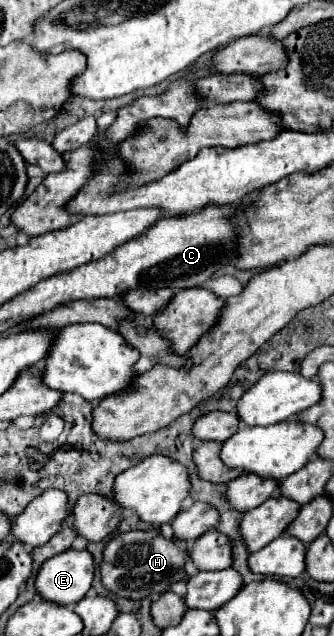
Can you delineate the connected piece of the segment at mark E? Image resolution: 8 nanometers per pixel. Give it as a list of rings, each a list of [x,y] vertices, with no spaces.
[[[68,548],[48,558],[38,576],[36,590],[44,600],[74,606],[86,596],[94,580],[94,558],[88,550]]]

